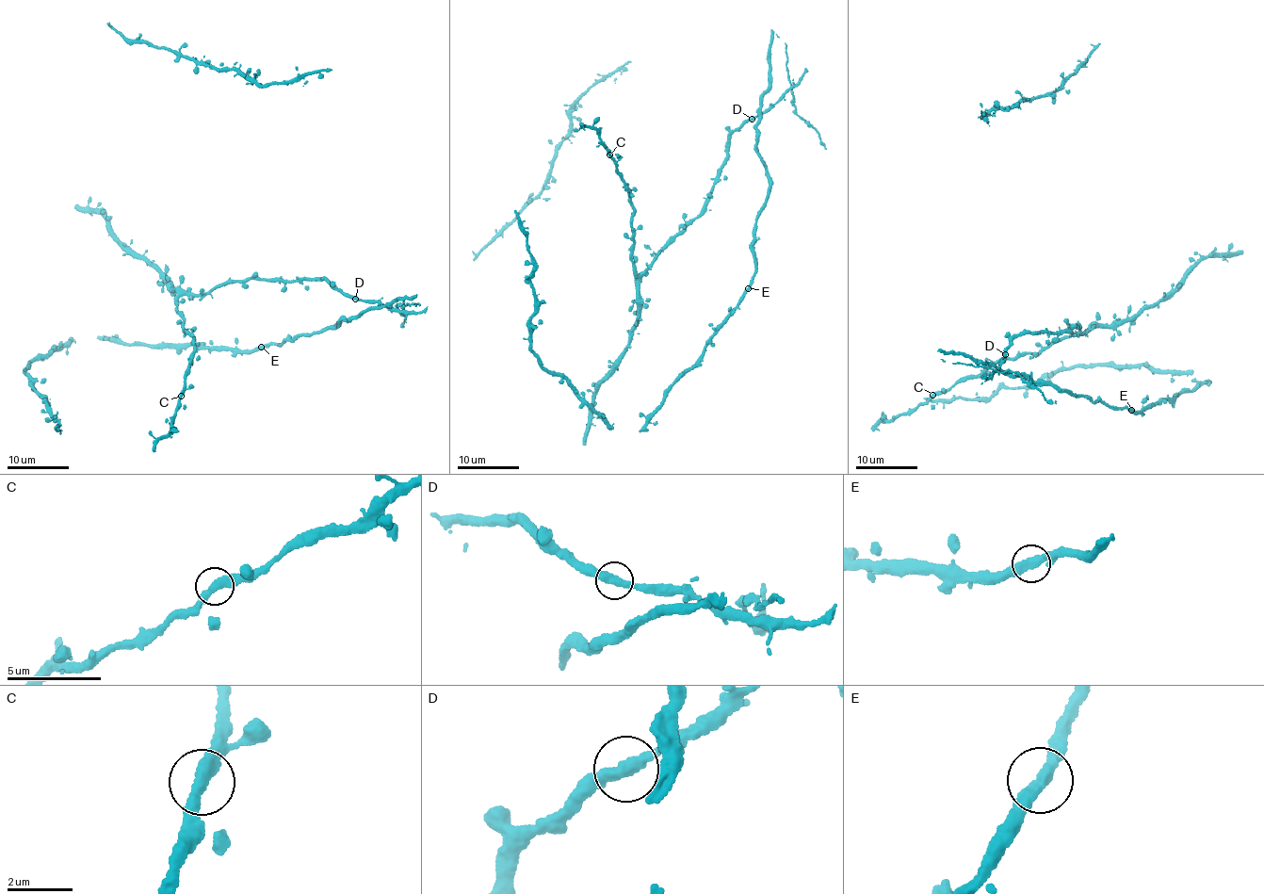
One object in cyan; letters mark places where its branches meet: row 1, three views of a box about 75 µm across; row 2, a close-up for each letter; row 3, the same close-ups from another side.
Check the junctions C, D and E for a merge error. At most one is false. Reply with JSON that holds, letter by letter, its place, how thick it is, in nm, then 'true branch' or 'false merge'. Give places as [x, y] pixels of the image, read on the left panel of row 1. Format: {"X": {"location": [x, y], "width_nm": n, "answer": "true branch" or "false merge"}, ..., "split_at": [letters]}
{"C": {"location": [181, 396], "width_nm": 360, "answer": "true branch"}, "D": {"location": [355, 299], "width_nm": 380, "answer": "true branch"}, "E": {"location": [261, 347], "width_nm": 360, "answer": "false merge"}, "split_at": ["E"]}

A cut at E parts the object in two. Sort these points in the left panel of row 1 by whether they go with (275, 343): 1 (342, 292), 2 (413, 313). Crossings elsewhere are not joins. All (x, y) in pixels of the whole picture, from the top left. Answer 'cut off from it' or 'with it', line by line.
1: cut off from it
2: cut off from it

